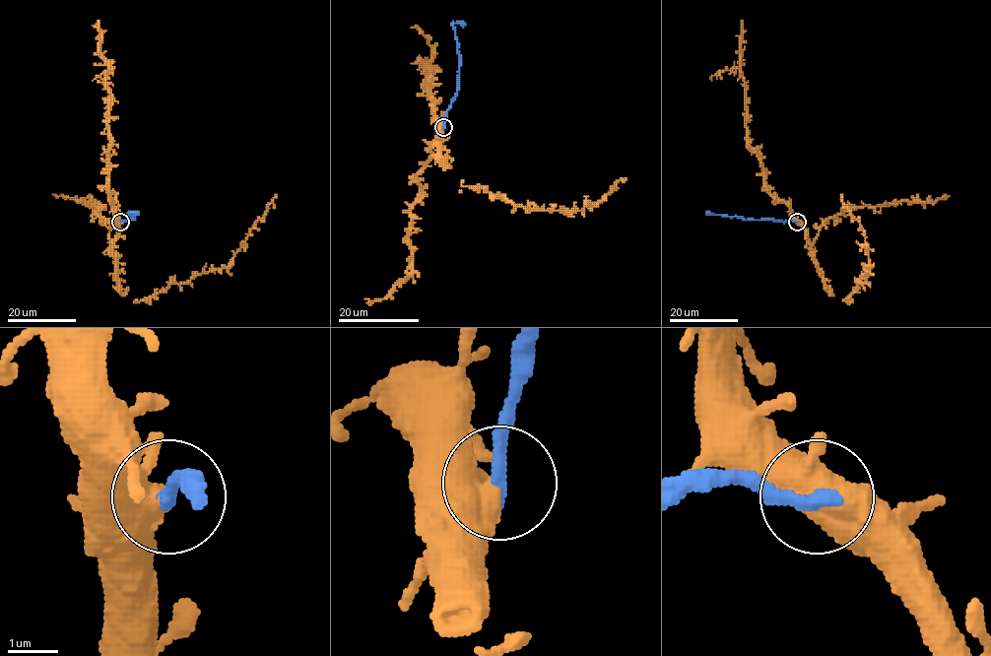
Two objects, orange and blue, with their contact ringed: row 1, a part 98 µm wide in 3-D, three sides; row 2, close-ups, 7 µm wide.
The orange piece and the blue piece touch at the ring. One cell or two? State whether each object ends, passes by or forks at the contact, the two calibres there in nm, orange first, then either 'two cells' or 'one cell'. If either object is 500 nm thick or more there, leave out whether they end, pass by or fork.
orange passes by; blue ends there; 460 nm thick on the orange side, 300 nm on the other; two cells

